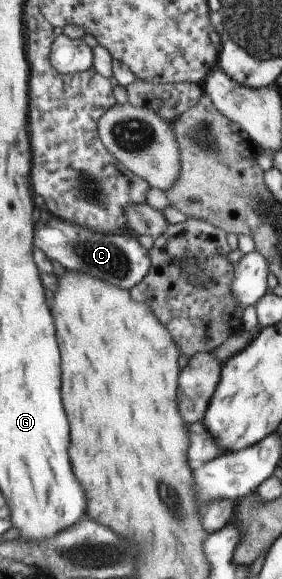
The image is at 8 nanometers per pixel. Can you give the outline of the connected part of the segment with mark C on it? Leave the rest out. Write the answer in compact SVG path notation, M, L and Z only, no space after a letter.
M50 218L48 222L36 224L36 246L44 250L50 260L64 264L68 270L86 272L127 291L142 282L151 269L149 249L139 241L136 234L128 230L112 234L100 233L68 219Z

